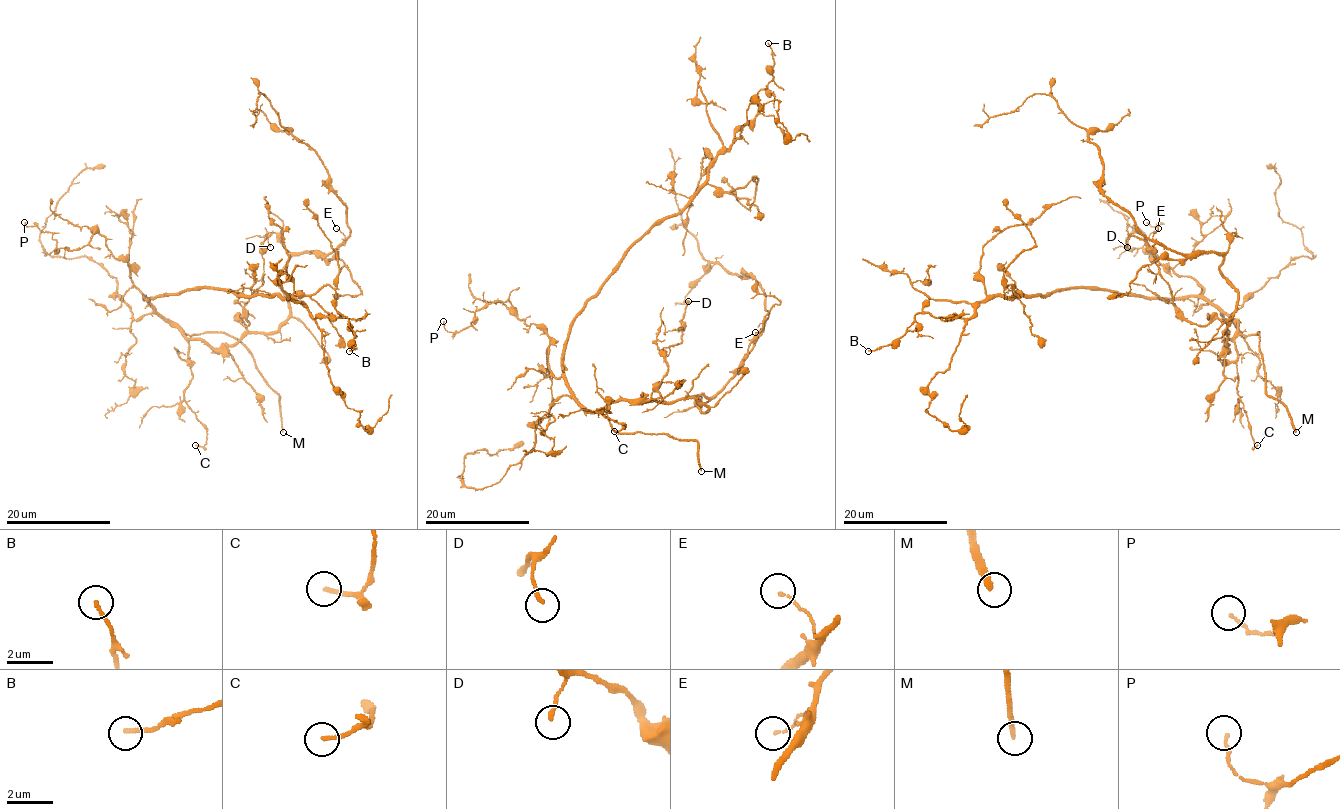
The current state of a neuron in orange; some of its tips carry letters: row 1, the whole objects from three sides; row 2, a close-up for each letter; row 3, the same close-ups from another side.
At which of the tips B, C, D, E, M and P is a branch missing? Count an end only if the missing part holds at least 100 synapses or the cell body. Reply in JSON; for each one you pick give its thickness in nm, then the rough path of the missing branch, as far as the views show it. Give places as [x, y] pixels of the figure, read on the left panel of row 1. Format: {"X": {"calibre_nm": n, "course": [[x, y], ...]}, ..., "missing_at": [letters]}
{"M": {"calibre_nm": 260, "course": [[283, 432], [288, 453], [296, 463], [297, 442], [309, 433], [310, 423]]}, "missing_at": ["M"]}

